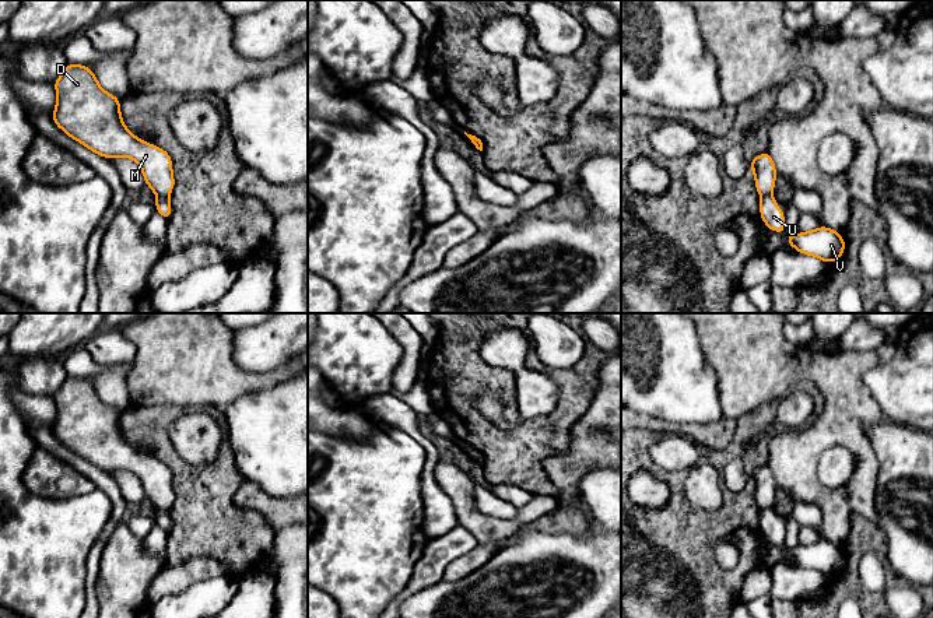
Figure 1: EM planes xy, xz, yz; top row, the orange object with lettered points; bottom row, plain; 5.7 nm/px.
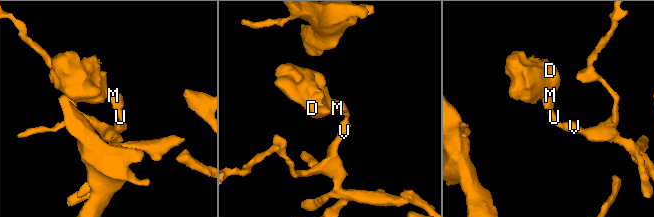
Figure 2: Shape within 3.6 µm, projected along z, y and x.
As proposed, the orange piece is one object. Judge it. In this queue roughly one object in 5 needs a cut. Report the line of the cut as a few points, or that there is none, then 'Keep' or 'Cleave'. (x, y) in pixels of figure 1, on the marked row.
Split along xy (158, 193), (167, 196). Cleave

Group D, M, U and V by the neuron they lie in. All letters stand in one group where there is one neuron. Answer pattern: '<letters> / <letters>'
D M / U V

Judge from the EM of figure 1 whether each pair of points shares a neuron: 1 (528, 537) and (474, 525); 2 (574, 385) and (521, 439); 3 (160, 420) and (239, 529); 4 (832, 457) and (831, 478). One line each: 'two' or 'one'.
1: two
2: one
3: one
4: one

